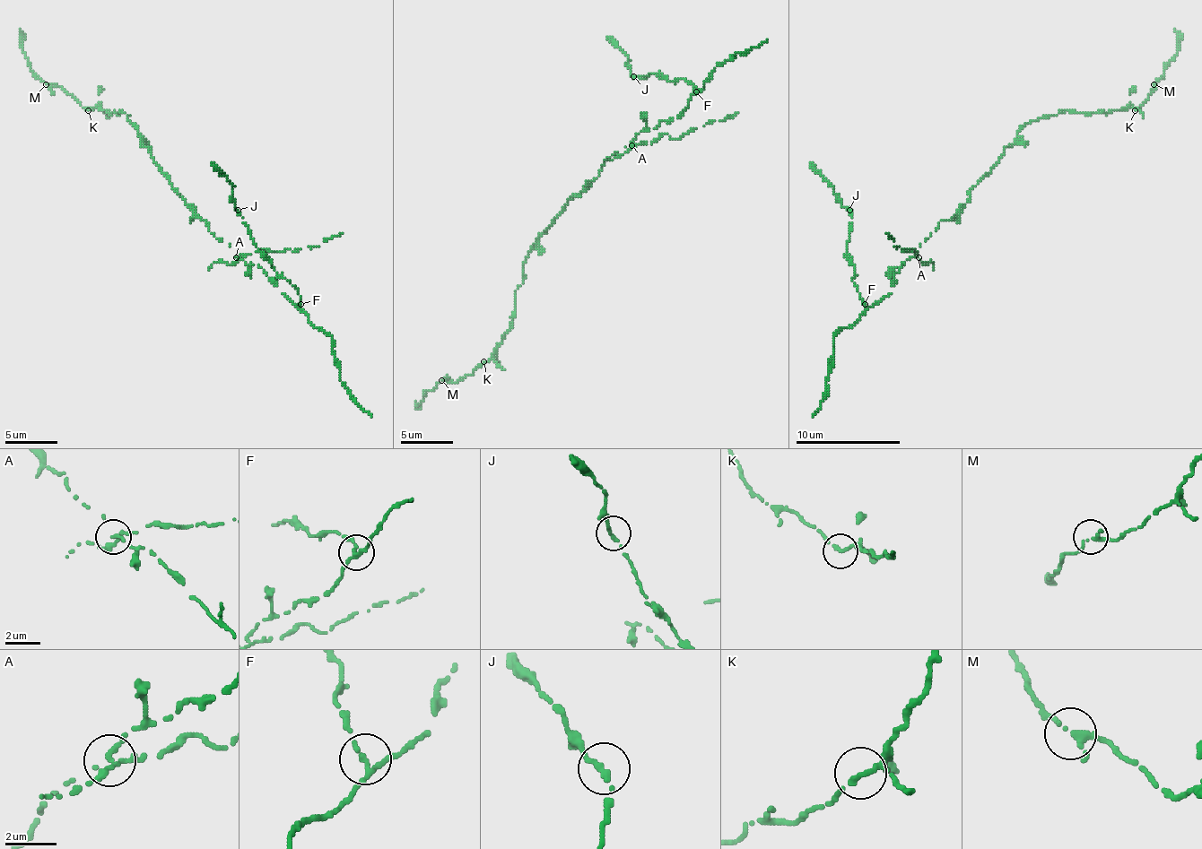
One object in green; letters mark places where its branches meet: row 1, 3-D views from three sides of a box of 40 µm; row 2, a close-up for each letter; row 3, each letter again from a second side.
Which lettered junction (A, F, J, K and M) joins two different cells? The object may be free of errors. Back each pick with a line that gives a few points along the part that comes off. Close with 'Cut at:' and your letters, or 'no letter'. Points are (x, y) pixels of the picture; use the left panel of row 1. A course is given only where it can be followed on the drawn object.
A: (235, 257), (258, 252), (284, 252), (318, 246), (343, 233)
Cut at: A

